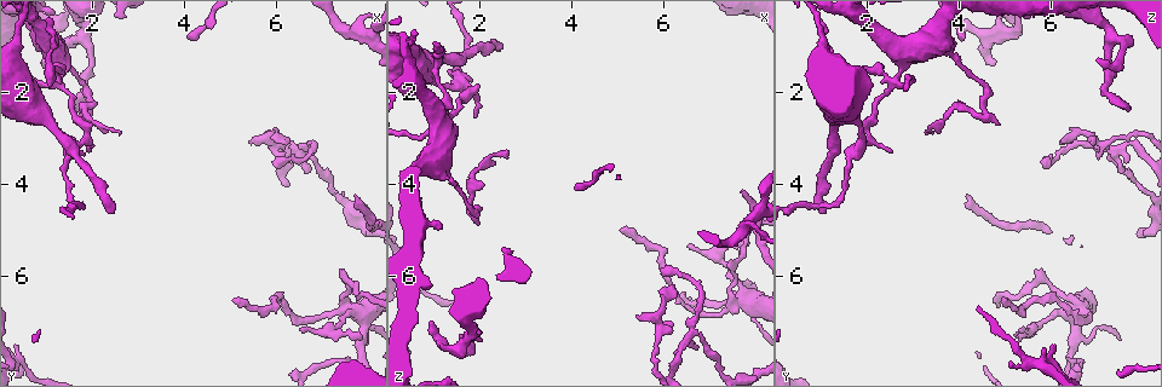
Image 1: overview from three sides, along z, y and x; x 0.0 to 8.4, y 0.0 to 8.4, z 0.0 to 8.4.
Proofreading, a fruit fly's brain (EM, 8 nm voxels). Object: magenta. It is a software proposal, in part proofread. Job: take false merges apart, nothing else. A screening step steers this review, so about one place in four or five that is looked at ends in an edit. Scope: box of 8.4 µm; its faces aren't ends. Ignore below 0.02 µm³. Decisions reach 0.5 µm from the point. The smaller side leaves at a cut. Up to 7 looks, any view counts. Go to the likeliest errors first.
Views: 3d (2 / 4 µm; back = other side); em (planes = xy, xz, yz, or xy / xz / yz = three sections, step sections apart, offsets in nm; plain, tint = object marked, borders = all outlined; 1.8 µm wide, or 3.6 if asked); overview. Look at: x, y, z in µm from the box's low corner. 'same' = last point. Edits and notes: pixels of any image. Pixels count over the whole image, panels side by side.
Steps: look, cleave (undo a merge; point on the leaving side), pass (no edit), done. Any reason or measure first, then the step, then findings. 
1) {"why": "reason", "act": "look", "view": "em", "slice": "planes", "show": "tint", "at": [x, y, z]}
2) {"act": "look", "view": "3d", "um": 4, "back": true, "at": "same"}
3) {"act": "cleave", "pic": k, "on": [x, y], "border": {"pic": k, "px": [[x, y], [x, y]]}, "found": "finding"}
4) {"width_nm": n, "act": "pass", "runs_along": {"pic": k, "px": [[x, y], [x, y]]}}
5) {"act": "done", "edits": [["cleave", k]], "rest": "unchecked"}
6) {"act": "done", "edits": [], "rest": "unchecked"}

{"why": "sudden change in width", "act": "look", "view": "em", "slice": "planes", "show": "tint", "at": [8.00, 0.75, 4.70]}

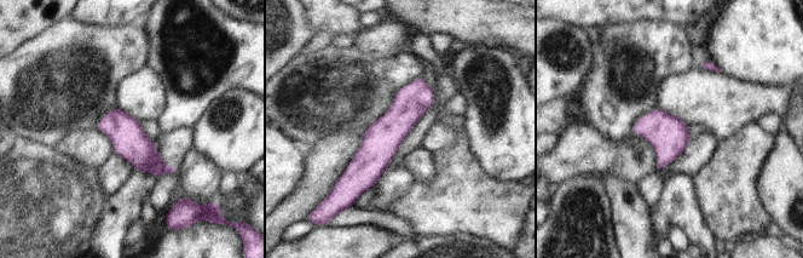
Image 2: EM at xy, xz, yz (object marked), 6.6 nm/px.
{"act": "pass", "runs_along": {"pic": 2, "px": [[421, 80], [420, 95], [354, 183]]}, "found": "continuous, no second neuron"}

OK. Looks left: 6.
{"why": "closes a loop", "act": "look", "view": "em", "slice": "planes", "show": "tint", "at": [1.50, 3.20, 1.40]}

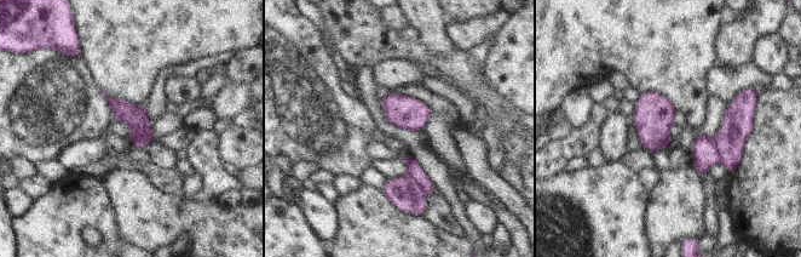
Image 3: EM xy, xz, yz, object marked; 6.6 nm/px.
{"width_nm": 160, "act": "cleave", "pic": 3, "on": [737, 124], "border": {"pic": 3, "px": [[714, 140], [721, 161]]}, "found": "two neurons meet here"}

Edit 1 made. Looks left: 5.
{"why": "sudden change in width", "act": "look", "view": "em", "slice": "planes", "show": "tint", "at": [1.80, 0.80, 7.30]}

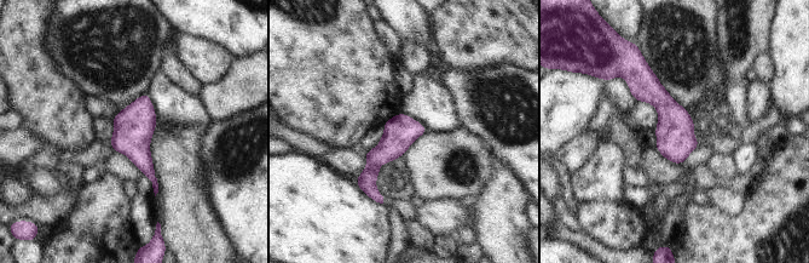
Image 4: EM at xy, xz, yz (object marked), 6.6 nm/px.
{"act": "pass", "found": "continuous, no second neuron"}

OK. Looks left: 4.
{"act": "done", "edits": [["cleave", 3]], "rest": "unchecked"}

